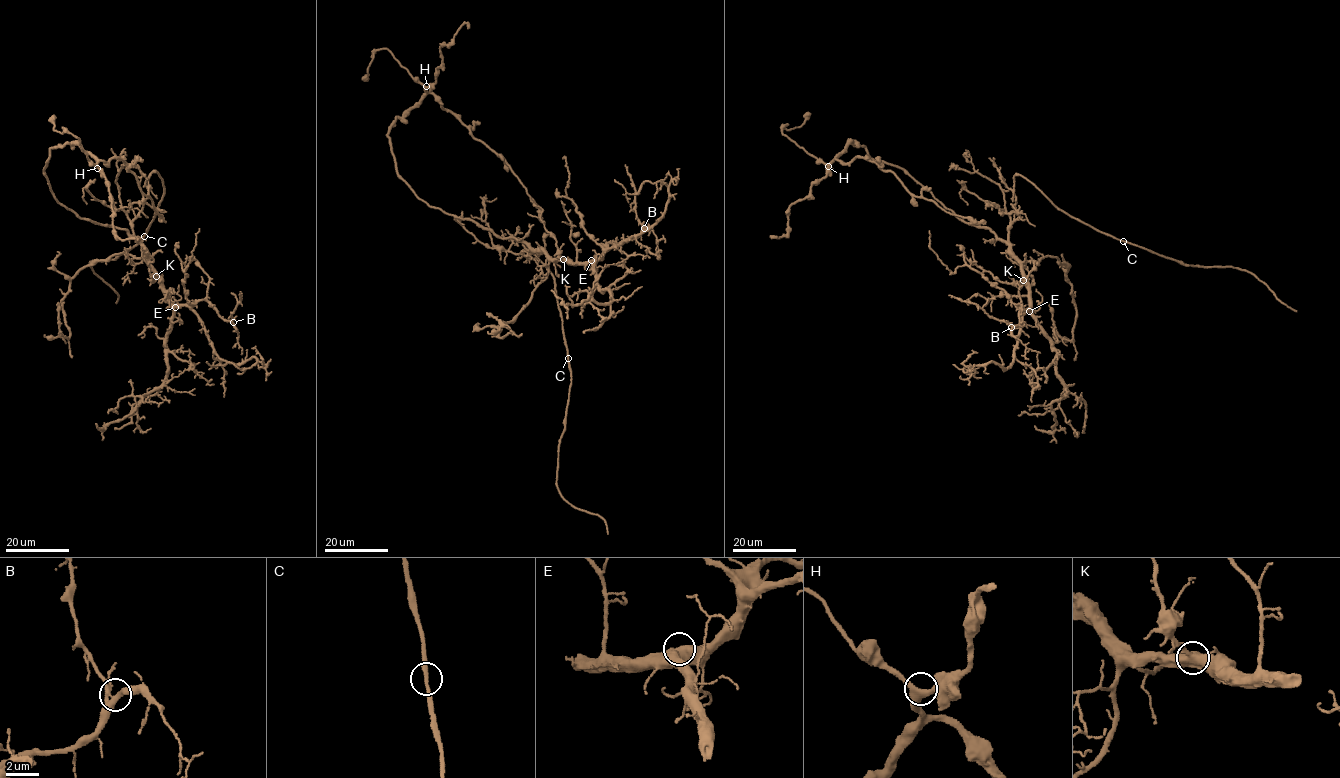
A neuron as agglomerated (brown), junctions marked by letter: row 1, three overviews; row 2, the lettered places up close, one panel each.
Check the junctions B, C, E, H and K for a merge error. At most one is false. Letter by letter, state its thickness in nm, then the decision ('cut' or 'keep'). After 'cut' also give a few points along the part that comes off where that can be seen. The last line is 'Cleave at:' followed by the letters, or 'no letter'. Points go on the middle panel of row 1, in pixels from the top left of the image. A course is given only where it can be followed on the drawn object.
B: 260 nm thick; keep
C: 200 nm thick; keep
E: 650 nm thick; keep
H: 360 nm thick; keep
K: 500 nm thick; keep
Cleave at: no letter

